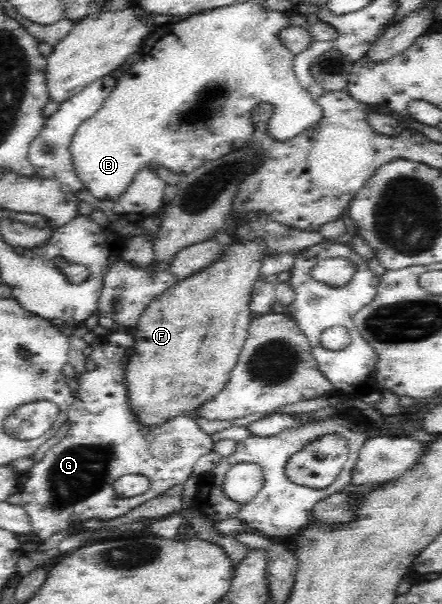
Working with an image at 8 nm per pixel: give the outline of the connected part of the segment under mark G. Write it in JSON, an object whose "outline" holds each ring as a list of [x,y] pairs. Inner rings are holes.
{"outline":[[[107,331],[99,336],[87,351],[90,367],[77,377],[74,384],[75,400],[68,409],[70,423],[66,435],[50,447],[44,457],[34,465],[29,479],[21,486],[20,505],[32,521],[32,533],[40,540],[45,540],[62,529],[77,528],[86,519],[102,521],[118,519],[130,513],[145,501],[163,495],[175,485],[183,483],[192,477],[196,461],[213,450],[211,435],[202,431],[196,420],[188,415],[170,416],[159,424],[146,426],[140,422],[138,412],[130,404],[126,372],[122,368],[122,357],[126,350],[134,347],[134,335],[128,331]],[[142,474],[151,479],[151,487],[143,495],[122,498],[114,492],[114,481],[121,475]]]}

